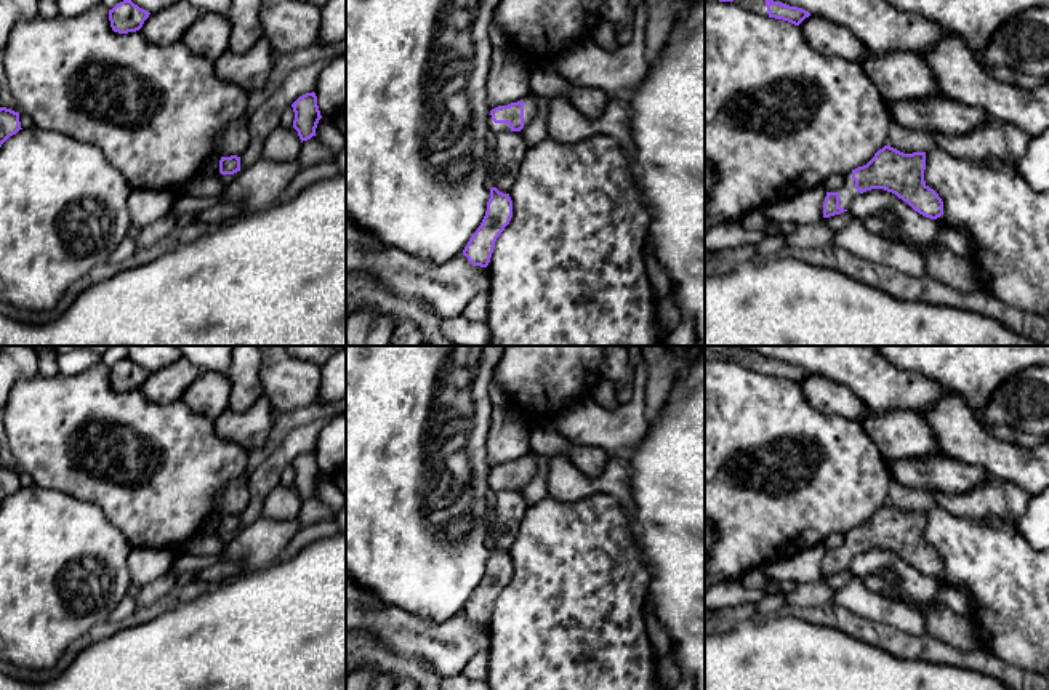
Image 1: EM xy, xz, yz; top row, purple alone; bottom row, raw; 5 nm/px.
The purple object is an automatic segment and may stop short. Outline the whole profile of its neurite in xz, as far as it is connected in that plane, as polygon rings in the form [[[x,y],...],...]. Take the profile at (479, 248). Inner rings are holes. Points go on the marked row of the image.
[[[490,187],[485,216],[477,231],[469,239],[463,255],[474,266],[487,267],[495,248],[495,242],[512,218],[512,200],[509,194]]]

